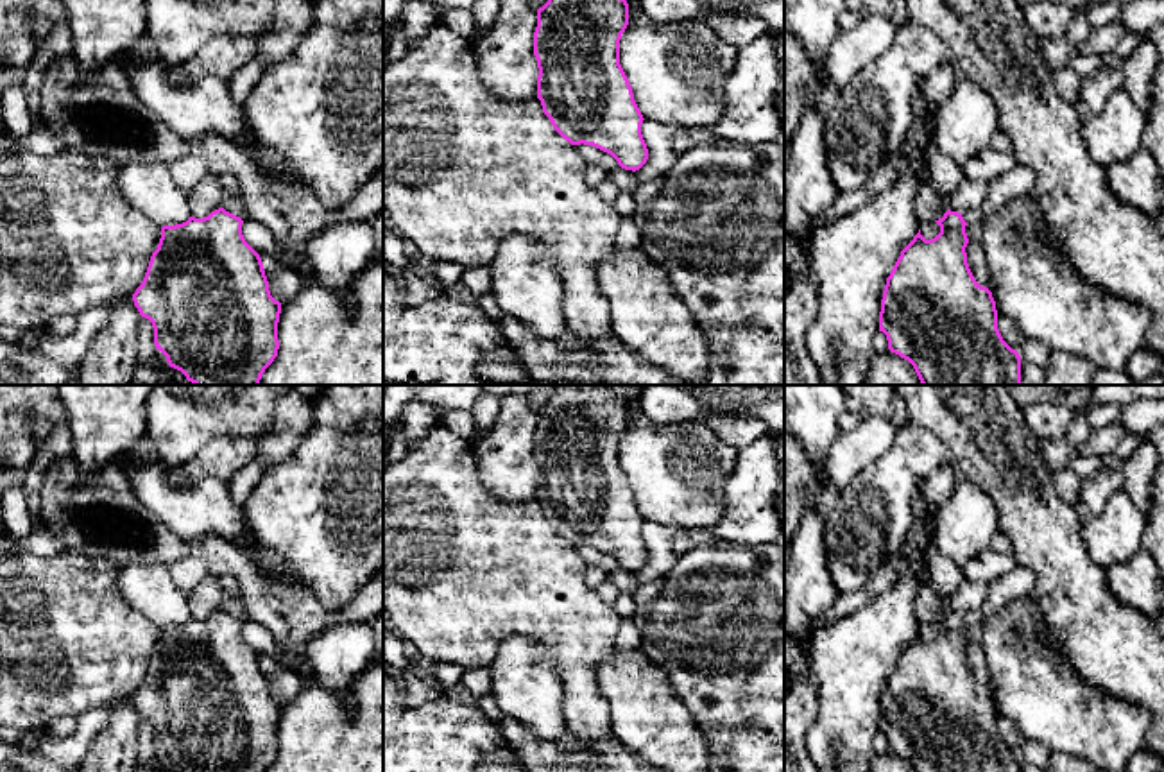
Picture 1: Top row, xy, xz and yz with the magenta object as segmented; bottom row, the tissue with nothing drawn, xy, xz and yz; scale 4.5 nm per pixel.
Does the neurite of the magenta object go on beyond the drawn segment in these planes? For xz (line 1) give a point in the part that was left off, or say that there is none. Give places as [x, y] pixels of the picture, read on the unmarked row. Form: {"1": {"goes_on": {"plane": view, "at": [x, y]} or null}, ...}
{"1": {"goes_on": null}}

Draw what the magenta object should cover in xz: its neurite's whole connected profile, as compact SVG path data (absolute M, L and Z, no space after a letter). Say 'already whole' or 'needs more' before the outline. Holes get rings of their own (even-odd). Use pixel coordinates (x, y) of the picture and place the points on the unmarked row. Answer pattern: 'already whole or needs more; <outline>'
already whole; M611 385L557 389L537 410L534 457L537 500L553 530L571 546L593 546L611 555L625 571L639 571L648 561L641 536L643 516L620 466L620 441L629 426L629 405Z

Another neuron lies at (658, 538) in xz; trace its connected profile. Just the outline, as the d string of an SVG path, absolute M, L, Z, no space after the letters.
M643 521L641 536L648 550L646 564L636 571L639 584L652 582L661 575L668 573L675 564L675 555L672 553L672 539L675 527L659 525L654 521Z

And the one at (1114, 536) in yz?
M1121 489L1108 500L1101 514L1082 521L1082 537L1091 559L1108 568L1130 561L1143 550L1146 528L1148 514Z

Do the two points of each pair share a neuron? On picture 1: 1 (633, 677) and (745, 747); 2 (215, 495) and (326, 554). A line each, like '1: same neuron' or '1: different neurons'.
1: different neurons
2: different neurons

